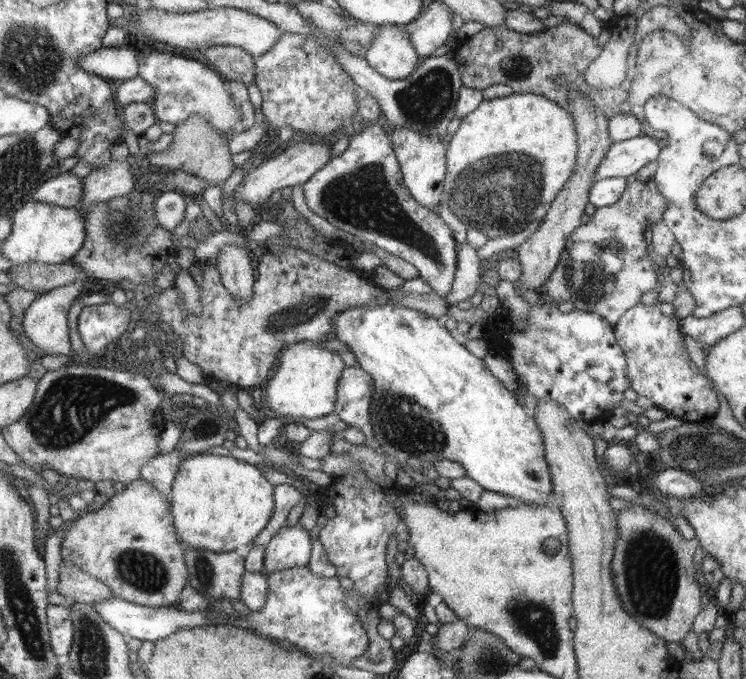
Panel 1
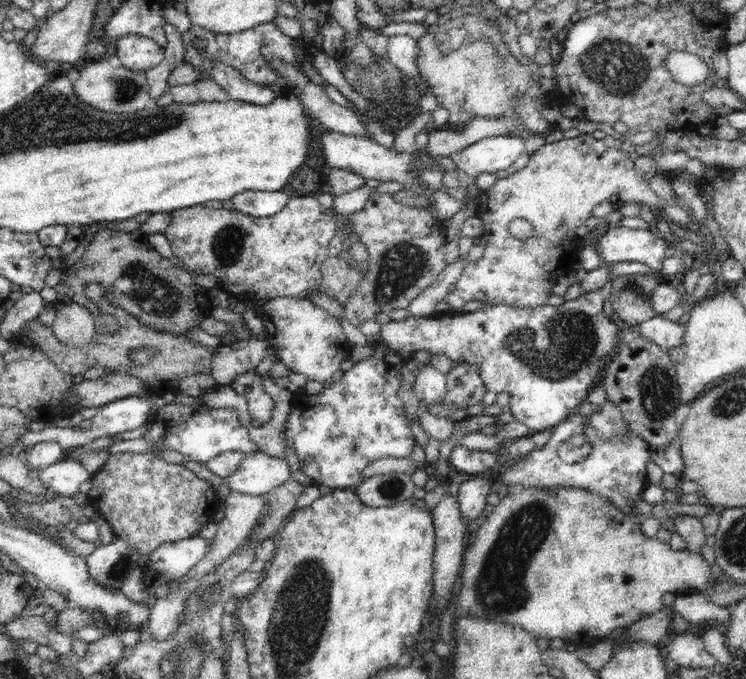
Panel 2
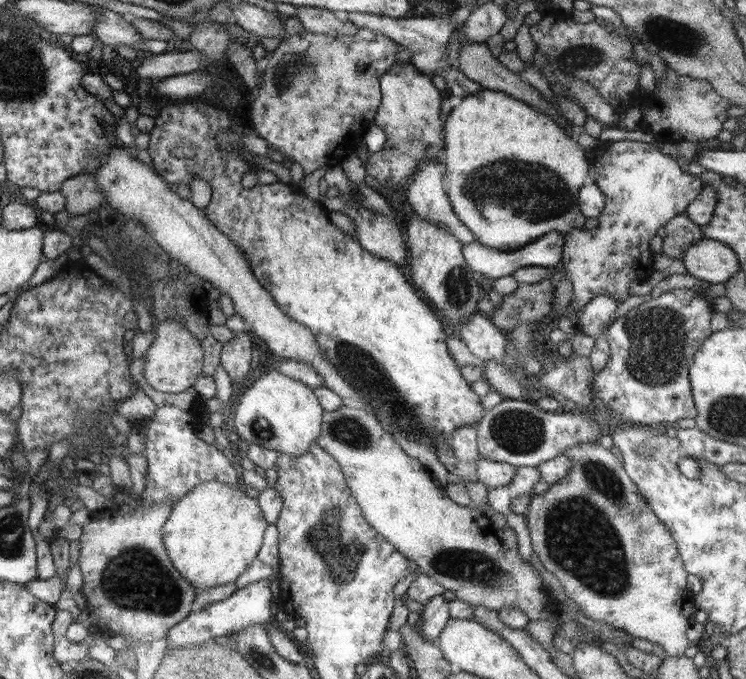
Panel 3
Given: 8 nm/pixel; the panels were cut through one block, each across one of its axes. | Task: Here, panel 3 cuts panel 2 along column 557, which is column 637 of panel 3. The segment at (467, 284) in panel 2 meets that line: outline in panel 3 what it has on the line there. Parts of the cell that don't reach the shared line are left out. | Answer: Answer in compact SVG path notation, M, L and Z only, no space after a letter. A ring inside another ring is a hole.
M620 140L601 141L593 150L594 178L596 186L604 193L606 202L598 217L598 225L594 229L573 229L565 234L562 262L564 274L572 284L570 309L576 312L584 309L595 297L609 295L616 298L618 304L630 296L630 284L634 280L647 281L655 271L653 267L654 252L650 249L650 239L656 231L666 226L675 216L685 212L694 198L702 192L703 182L696 175L680 168L677 160L664 154L652 142Z

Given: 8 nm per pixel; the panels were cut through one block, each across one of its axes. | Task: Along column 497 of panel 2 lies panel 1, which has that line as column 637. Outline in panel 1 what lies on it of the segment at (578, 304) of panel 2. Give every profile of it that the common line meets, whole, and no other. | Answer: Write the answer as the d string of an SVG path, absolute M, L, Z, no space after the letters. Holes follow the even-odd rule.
M638 304L630 309L614 327L616 338L628 357L630 388L637 394L652 400L654 407L674 415L680 420L698 423L712 419L720 402L710 381L690 360L684 342L680 338L678 318L666 318L660 312L660 304Z

